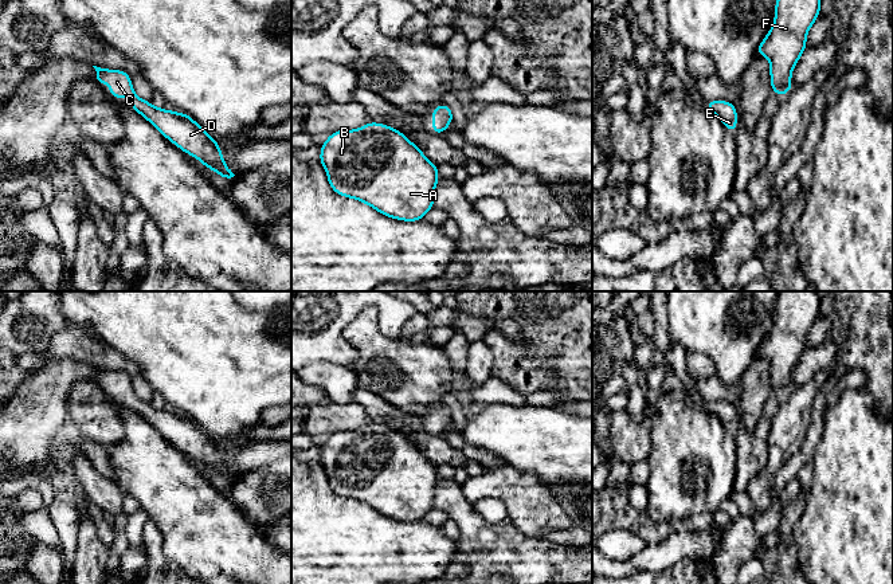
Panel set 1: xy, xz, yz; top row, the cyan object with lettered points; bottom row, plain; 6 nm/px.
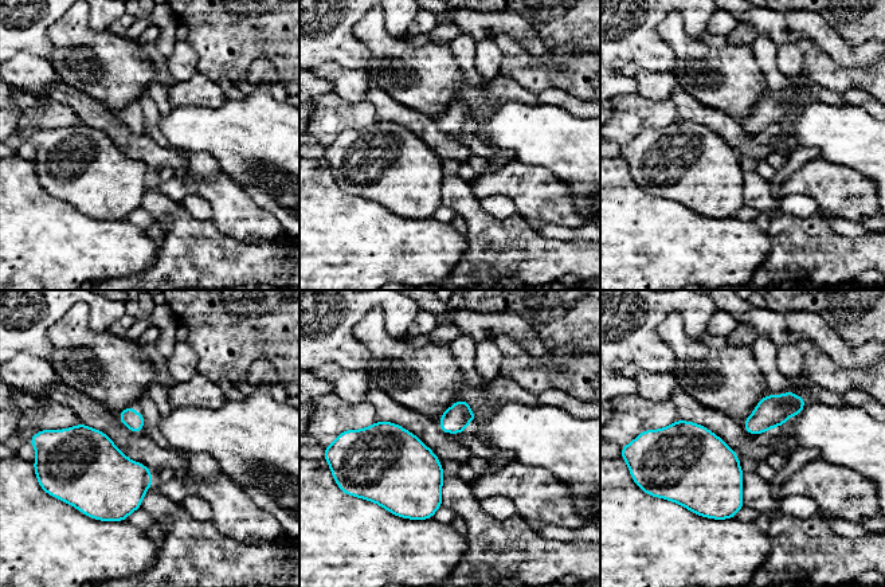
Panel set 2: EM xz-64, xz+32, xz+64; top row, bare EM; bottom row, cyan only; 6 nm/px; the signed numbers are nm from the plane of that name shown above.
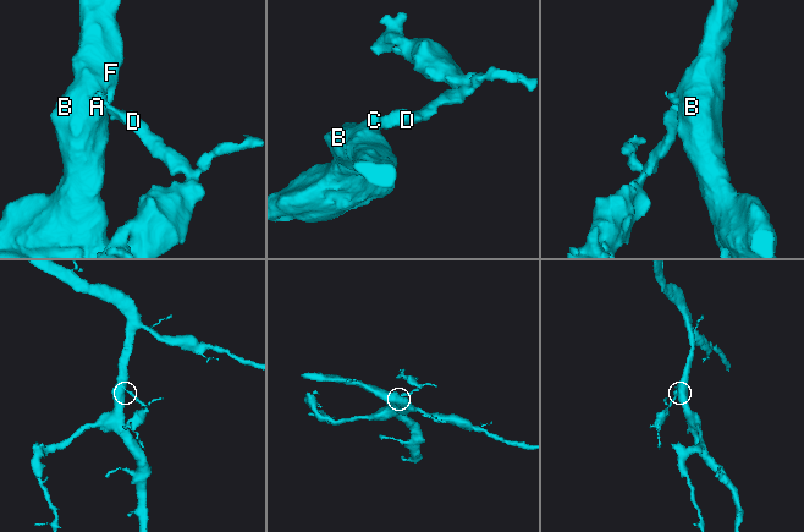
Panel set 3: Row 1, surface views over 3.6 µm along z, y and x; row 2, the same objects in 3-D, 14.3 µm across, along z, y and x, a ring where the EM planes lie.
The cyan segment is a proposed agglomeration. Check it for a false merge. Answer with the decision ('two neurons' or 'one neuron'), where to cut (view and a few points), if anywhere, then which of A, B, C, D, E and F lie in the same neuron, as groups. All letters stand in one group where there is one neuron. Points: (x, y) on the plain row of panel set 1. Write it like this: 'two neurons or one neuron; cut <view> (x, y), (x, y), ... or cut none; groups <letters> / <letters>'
one neuron; cut none; groups A B C D E F

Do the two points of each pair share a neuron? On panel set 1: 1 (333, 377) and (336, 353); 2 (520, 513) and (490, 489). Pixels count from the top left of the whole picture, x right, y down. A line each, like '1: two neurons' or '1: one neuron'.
1: two neurons
2: one neuron

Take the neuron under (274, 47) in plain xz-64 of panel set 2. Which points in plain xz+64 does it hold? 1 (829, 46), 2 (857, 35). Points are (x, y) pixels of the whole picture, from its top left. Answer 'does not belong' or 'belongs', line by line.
1: does not belong
2: belongs

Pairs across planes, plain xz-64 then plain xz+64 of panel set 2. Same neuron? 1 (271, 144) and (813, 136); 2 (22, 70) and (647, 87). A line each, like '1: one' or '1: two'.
1: one
2: one

